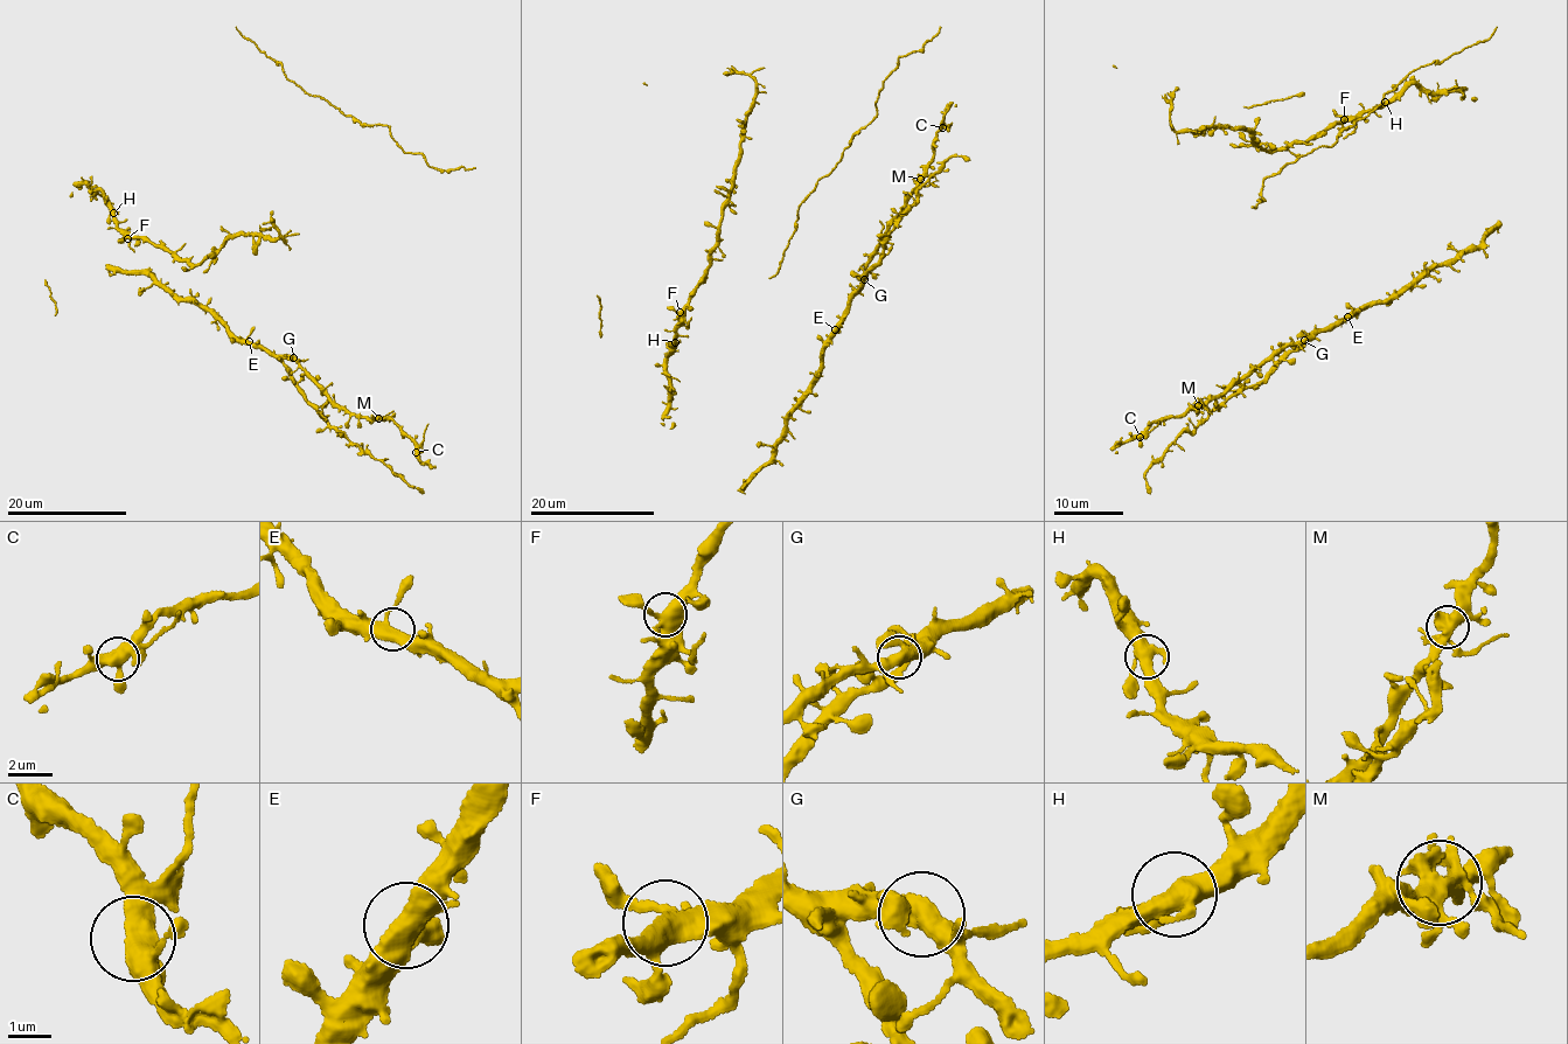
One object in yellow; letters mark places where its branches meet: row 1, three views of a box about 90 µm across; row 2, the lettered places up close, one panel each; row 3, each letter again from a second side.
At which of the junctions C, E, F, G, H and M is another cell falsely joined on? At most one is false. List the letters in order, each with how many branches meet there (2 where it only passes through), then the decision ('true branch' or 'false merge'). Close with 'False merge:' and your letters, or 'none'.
C: 3 branches meet; true branch
E: 4 branches meet; true branch
F: 4 branches meet; true branch
G: 3 branches meet; true branch
H: 4 branches meet; true branch
M: 4 branches meet; true branch
False merge: none

